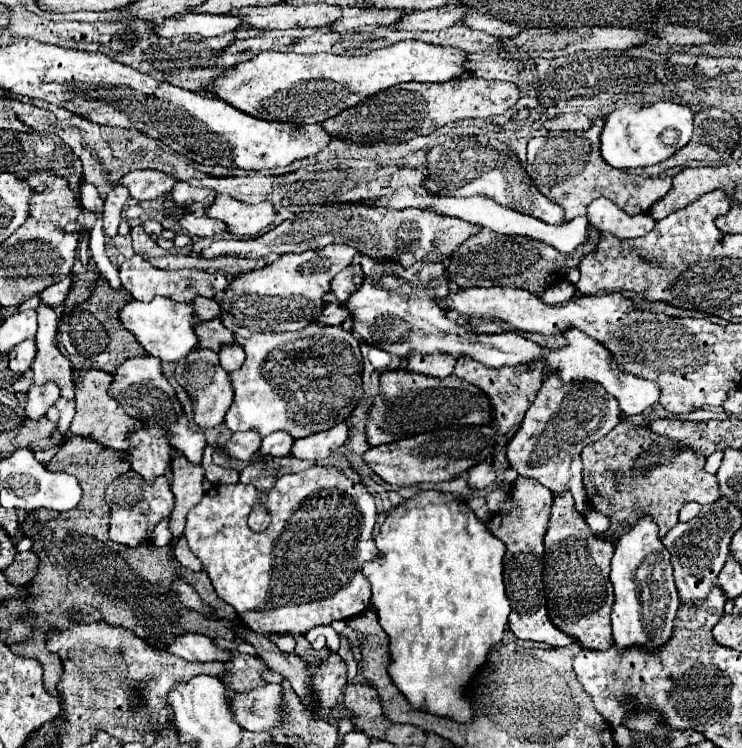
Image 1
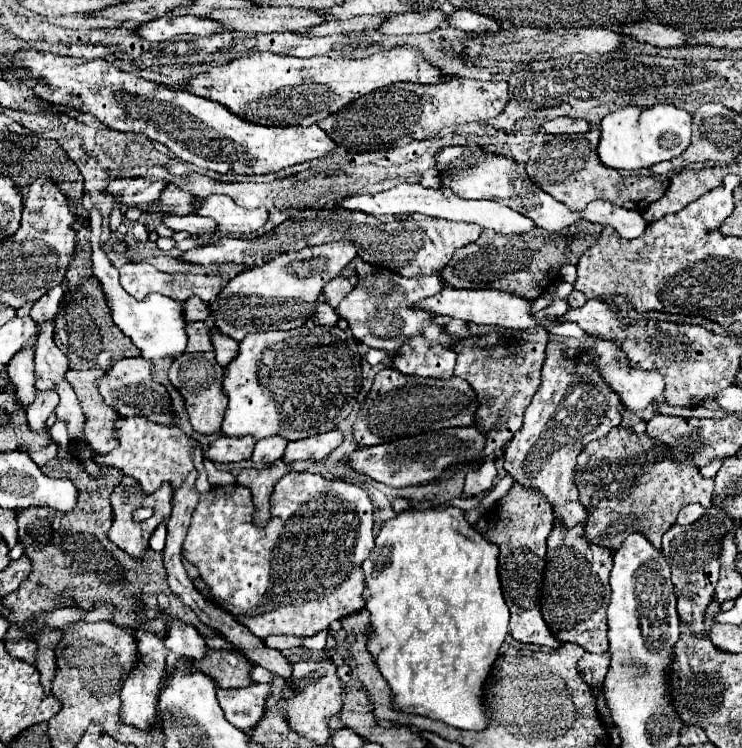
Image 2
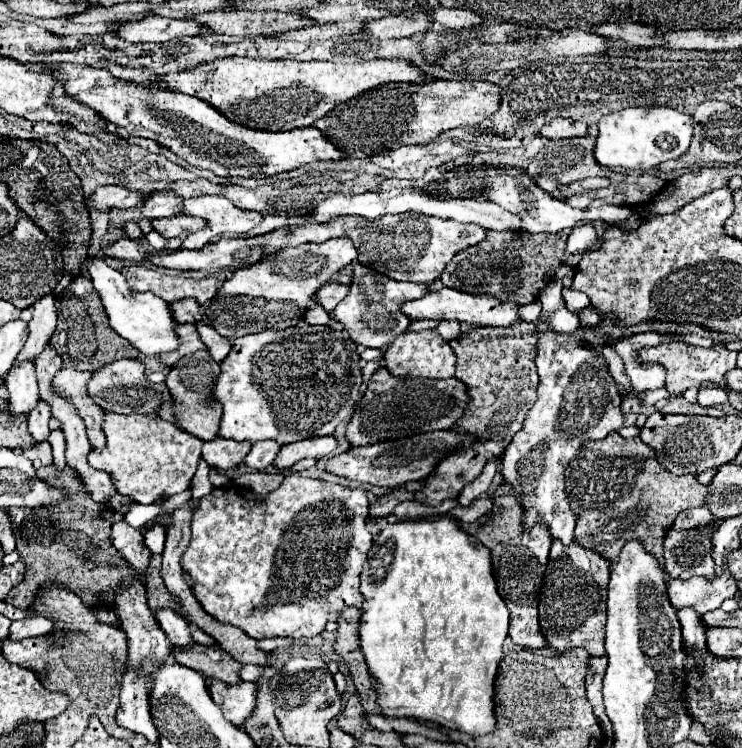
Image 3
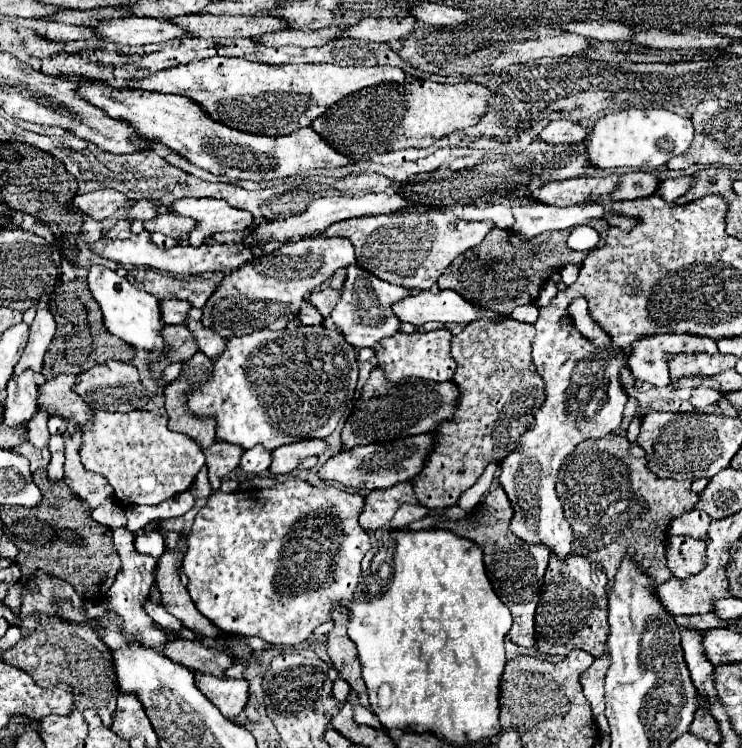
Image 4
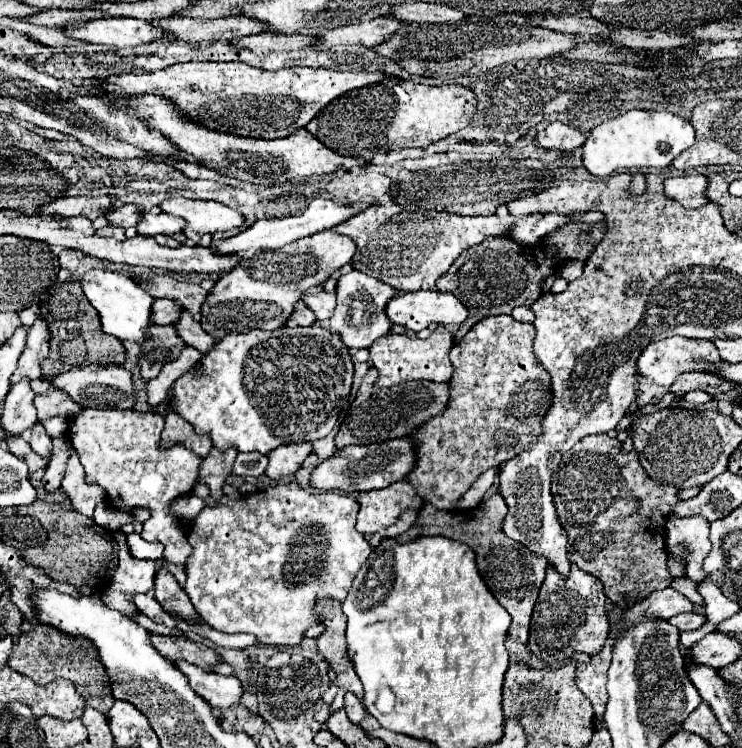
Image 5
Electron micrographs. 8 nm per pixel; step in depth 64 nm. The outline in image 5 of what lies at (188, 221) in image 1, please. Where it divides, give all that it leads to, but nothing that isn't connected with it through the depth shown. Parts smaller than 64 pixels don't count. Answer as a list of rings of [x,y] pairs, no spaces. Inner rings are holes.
[[[144,212],[136,224],[136,230],[140,236],[158,236],[158,234],[172,236],[176,232],[182,232],[182,220],[178,220],[178,216],[170,216],[164,212],[160,214]]]

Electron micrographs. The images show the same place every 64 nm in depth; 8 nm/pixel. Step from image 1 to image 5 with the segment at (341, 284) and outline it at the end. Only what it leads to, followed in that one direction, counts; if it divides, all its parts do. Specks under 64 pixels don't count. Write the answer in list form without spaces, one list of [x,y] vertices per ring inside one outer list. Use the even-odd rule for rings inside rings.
[[[308,292],[302,296],[302,302],[314,312],[316,320],[322,322],[322,320],[328,320],[334,312],[334,306],[336,306],[336,300],[334,300],[334,292]]]

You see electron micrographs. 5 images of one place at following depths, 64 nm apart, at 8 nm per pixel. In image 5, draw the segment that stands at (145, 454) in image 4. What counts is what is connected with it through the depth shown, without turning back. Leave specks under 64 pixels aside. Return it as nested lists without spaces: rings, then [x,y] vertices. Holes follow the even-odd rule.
[[[82,408],[68,420],[66,436],[70,436],[70,442],[80,456],[80,464],[86,472],[86,482],[104,488],[108,504],[120,512],[130,514],[136,508],[146,508],[150,512],[150,518],[144,522],[140,536],[148,542],[164,544],[164,560],[168,564],[184,568],[192,554],[192,546],[188,542],[190,526],[180,524],[178,518],[170,514],[170,504],[178,496],[192,492],[202,460],[180,444],[176,444],[172,450],[160,450],[162,428],[162,414],[118,408]]]

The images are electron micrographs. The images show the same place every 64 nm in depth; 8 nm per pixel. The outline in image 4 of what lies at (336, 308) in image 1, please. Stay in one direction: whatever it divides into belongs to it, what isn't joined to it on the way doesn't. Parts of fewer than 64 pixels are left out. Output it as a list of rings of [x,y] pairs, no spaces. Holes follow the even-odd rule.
[[[304,302],[302,304],[302,310],[298,312],[298,320],[302,322],[302,324],[322,324],[322,316],[318,316],[318,310],[312,306],[312,304],[308,304],[308,302]]]

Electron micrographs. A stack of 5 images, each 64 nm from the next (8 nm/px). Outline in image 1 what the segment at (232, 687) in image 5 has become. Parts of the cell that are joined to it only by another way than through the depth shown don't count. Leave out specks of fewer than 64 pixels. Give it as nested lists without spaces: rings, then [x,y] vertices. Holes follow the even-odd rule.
[[[266,684],[254,688],[250,692],[234,692],[228,696],[228,708],[234,714],[234,722],[250,732],[268,732],[270,728],[280,726],[282,718],[282,698],[280,698],[280,684]]]

